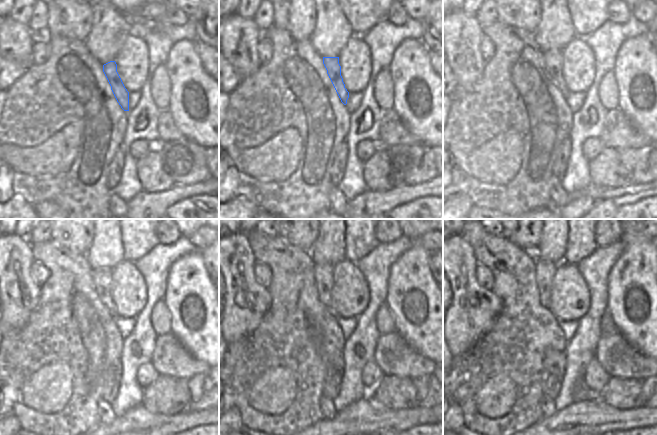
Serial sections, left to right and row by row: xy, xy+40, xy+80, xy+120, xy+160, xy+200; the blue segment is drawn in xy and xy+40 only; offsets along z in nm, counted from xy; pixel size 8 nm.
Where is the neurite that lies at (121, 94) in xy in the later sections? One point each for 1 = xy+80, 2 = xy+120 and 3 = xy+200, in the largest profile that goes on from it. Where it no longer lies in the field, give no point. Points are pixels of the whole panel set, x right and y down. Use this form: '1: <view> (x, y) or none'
1: xy+80 (553, 59)
2: xy+120 (102, 276)
3: xy+200 (545, 270)

